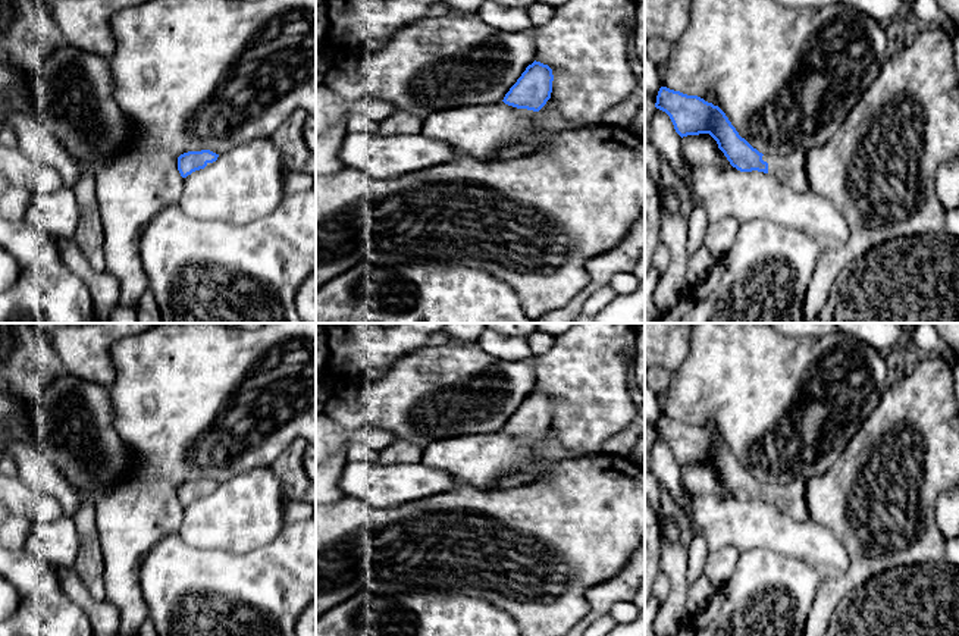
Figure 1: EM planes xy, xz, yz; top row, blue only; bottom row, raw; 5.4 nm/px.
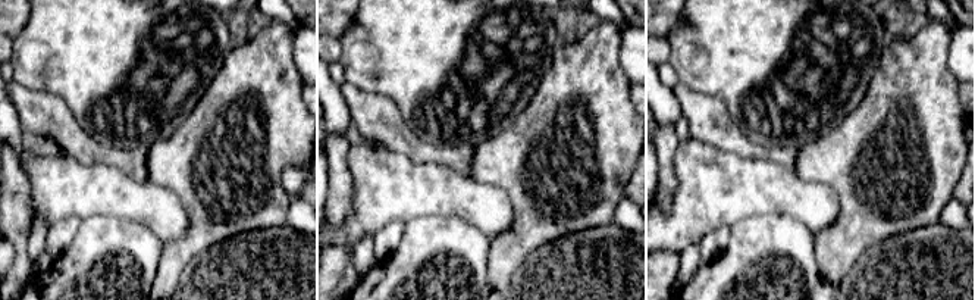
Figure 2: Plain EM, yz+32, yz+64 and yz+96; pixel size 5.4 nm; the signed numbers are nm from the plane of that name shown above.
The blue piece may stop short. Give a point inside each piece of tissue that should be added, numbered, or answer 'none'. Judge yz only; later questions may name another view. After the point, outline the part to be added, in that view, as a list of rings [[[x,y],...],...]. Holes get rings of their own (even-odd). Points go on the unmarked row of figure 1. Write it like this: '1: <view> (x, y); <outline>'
1: yz (789, 498); [[[799,477],[789,483],[764,483],[762,489],[768,492],[768,502],[781,513],[797,521],[809,520],[805,498],[806,479]]]

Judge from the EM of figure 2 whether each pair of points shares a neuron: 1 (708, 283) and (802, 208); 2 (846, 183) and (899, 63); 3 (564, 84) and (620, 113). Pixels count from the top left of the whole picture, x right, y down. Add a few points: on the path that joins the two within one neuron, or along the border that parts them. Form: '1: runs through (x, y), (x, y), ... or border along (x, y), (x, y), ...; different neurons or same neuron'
1: border along (755, 216), (767, 213), (790, 215), (814, 234); different neurons
2: runs through (865, 153), (865, 140), (894, 109), (899, 93); same neuron
3: runs through (577, 87), (589, 91), (607, 109); same neuron

